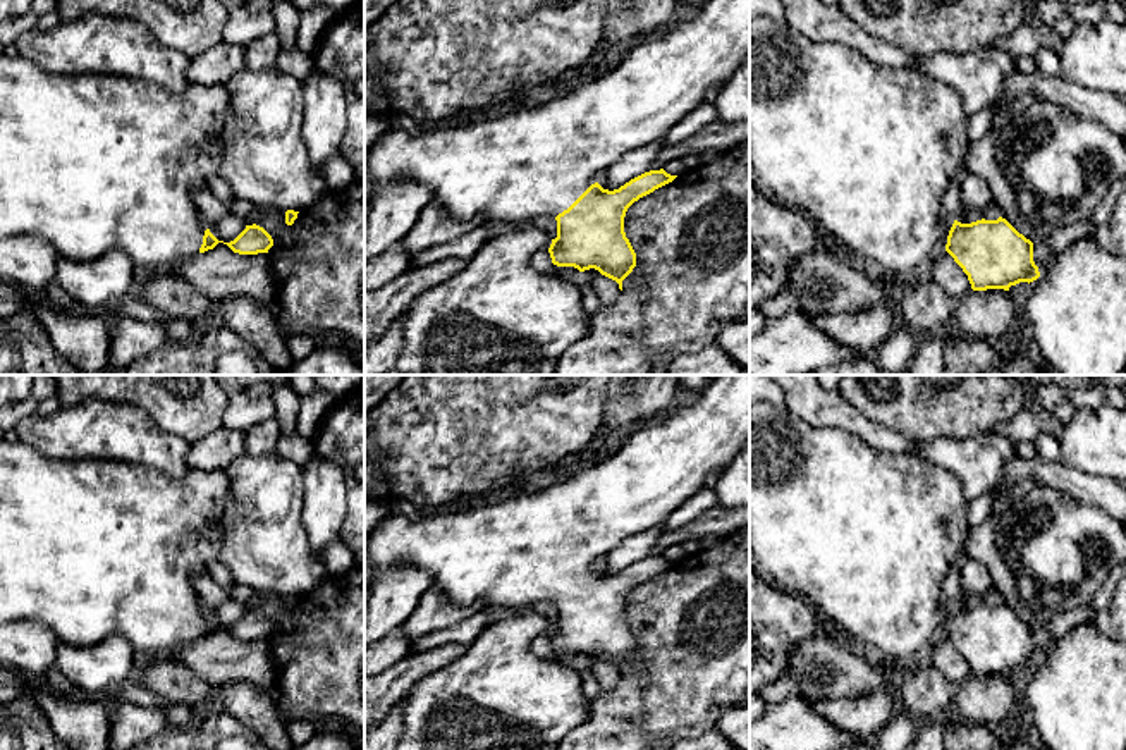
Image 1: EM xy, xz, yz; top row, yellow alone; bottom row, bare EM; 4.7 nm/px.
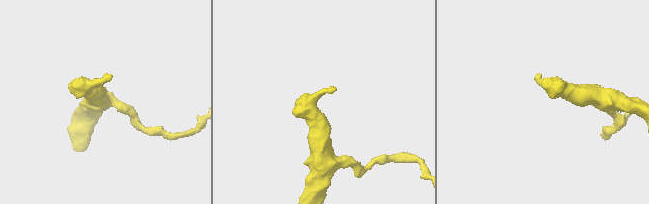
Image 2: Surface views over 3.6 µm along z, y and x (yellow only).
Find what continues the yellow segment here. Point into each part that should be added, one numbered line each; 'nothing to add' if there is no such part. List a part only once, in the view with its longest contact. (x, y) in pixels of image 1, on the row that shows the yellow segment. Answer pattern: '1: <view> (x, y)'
1: xz (528, 165)

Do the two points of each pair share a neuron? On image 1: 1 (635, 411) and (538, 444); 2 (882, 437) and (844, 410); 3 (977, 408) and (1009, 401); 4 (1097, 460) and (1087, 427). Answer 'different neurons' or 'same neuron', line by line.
1: different neurons
2: same neuron
3: same neuron
4: same neuron

